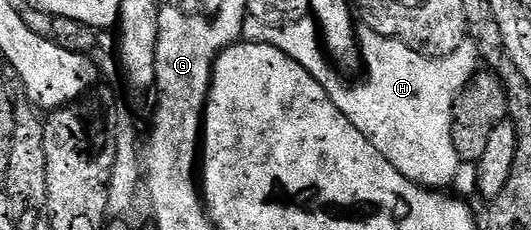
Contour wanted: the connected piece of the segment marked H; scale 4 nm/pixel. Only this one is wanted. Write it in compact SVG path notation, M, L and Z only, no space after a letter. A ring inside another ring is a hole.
M247 17L242 38L247 42L266 42L280 48L304 72L308 72L328 92L332 104L360 128L362 135L396 168L418 186L441 191L450 188L458 174L460 159L452 144L454 105L462 89L480 70L478 50L467 40L443 58L426 58L400 40L380 36L375 30L357 31L361 65L366 65L366 79L349 86L336 71L320 37L313 17L301 18L286 26L264 26L260 20Z

